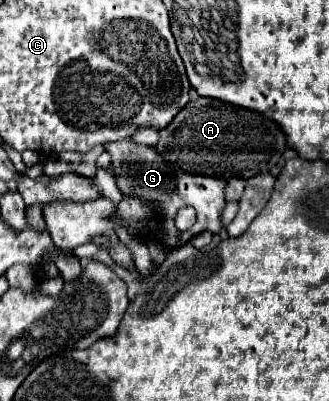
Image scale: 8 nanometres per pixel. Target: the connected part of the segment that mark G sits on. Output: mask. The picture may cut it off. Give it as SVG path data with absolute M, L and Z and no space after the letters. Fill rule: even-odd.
M133 139L117 141L117 143L107 143L105 151L111 153L111 171L117 179L117 187L125 197L137 197L141 201L151 201L157 205L157 215L159 215L159 227L151 227L151 231L163 231L161 243L167 249L177 249L185 245L191 237L199 235L201 231L211 231L217 233L221 231L219 215L225 207L225 181L197 175L197 173L185 173L183 169L173 169L153 147L149 145L139 145ZM191 205L197 211L197 221L191 229L179 231L173 223L173 217L179 207Z

